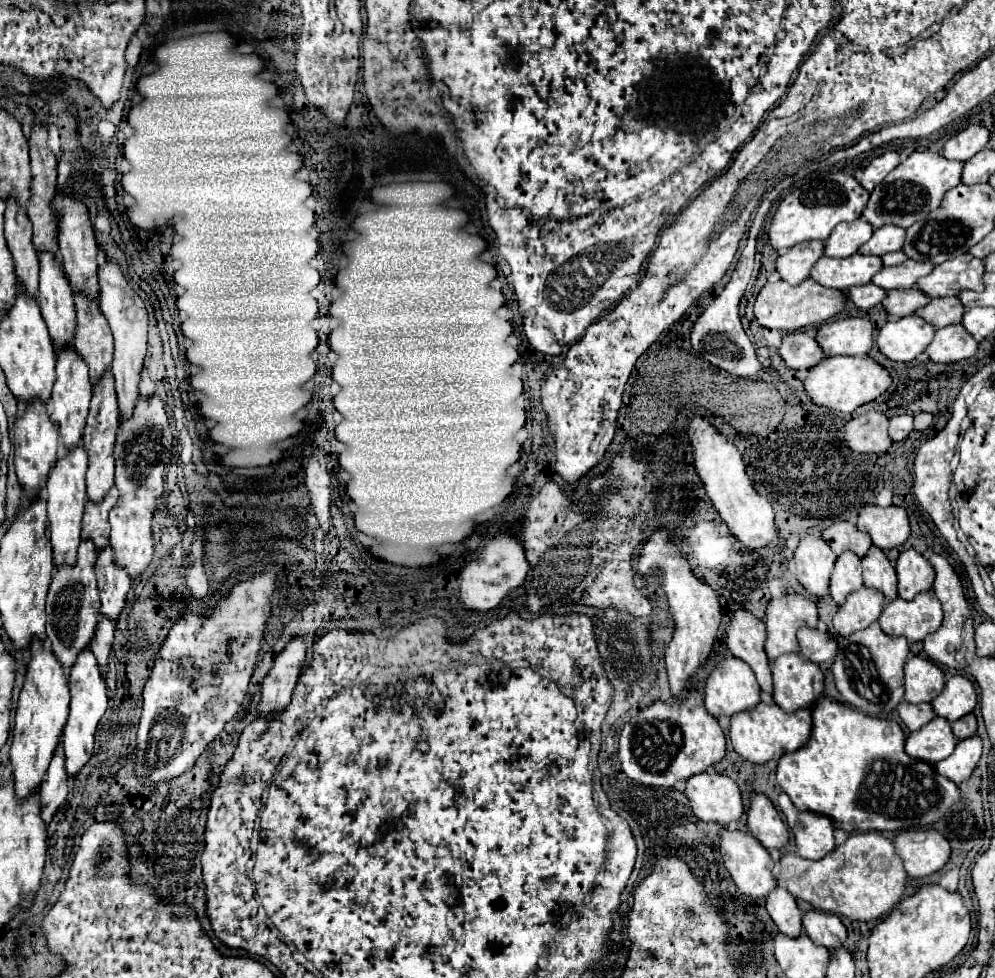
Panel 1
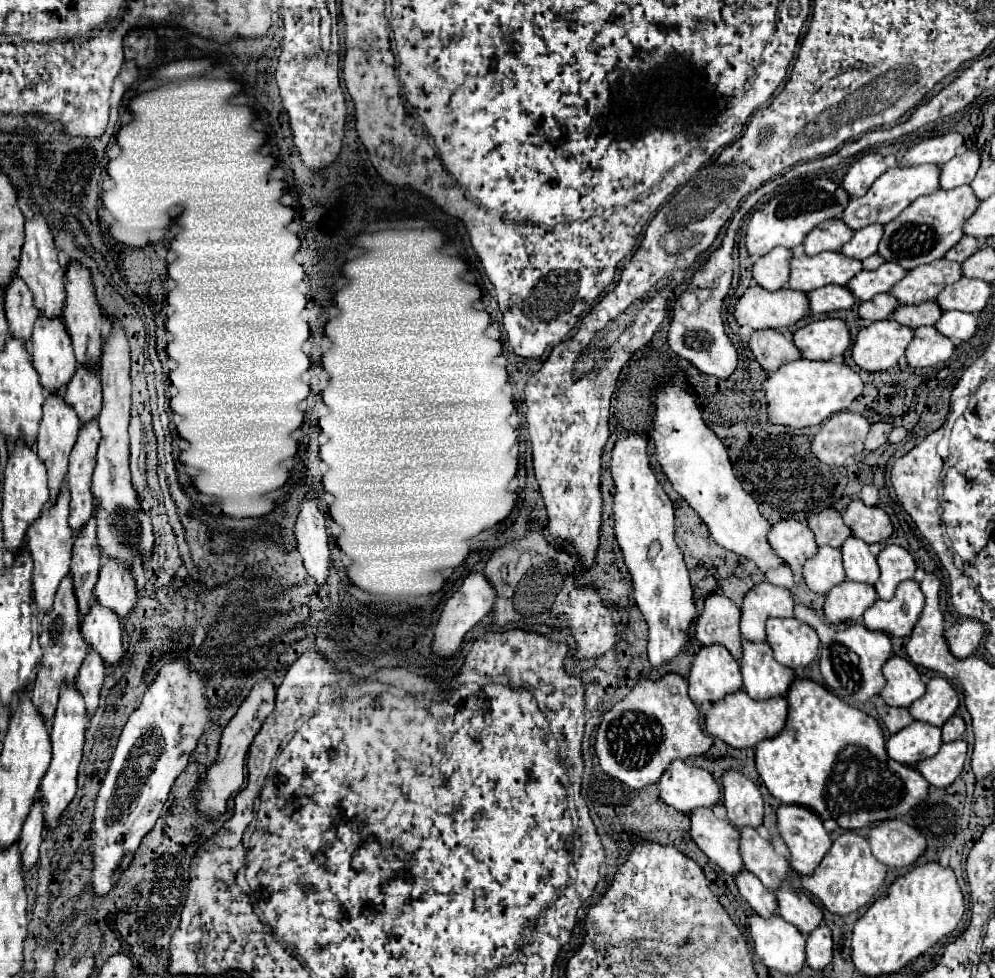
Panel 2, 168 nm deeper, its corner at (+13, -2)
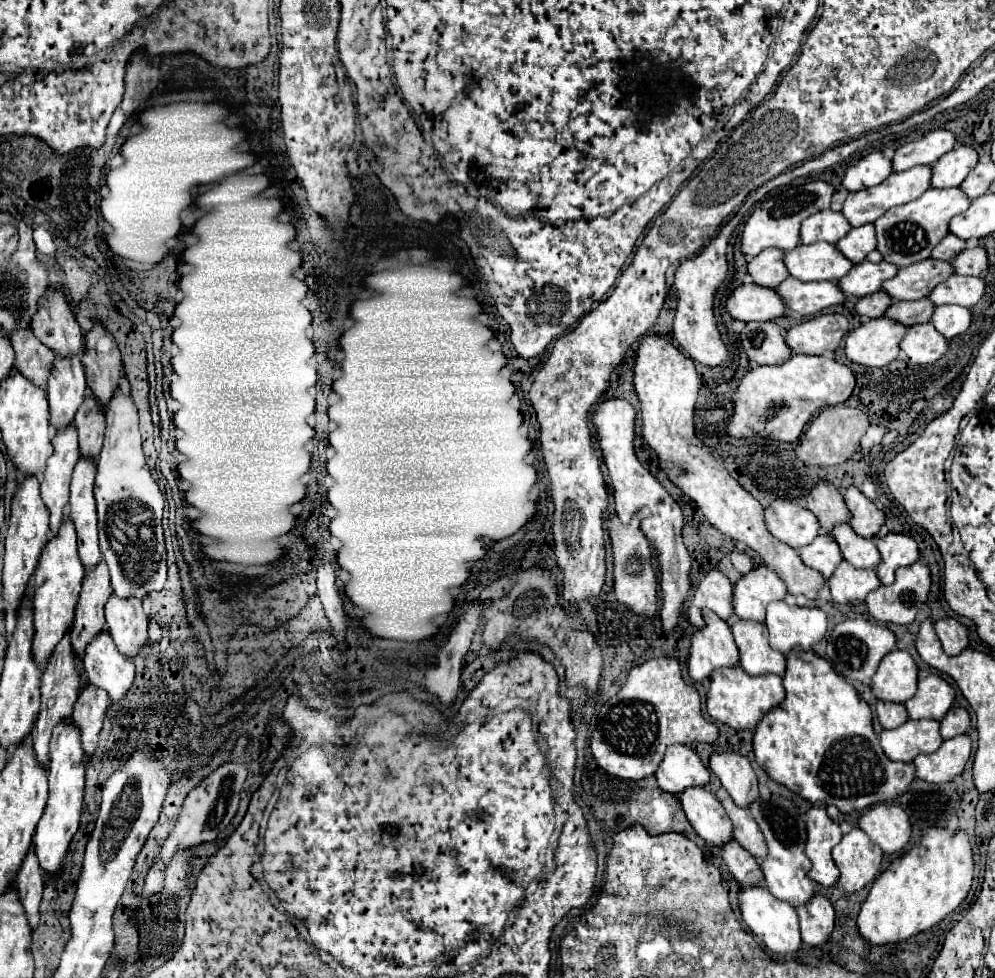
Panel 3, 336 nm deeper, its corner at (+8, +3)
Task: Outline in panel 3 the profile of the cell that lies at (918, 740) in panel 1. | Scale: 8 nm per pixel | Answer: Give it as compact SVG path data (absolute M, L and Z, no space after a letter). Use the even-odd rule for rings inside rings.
M908 719L896 729L882 731L878 737L888 759L910 763L916 755L932 753L940 747L942 737L938 733L938 727L940 727L938 721Z

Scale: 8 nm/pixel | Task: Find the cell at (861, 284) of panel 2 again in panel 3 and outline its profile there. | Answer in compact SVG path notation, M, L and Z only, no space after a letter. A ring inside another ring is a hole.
M886 261L880 263L858 263L850 269L850 273L846 273L842 279L838 279L838 287L842 293L846 295L854 295L854 297L866 297L874 291L880 289L880 285L894 277L898 271L898 267L892 267Z

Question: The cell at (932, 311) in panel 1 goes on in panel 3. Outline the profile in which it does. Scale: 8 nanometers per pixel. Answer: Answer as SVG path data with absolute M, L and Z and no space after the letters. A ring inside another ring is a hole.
M918 299L918 301L896 301L888 307L884 313L888 319L894 319L906 327L916 323L928 323L934 313L934 303L930 299Z

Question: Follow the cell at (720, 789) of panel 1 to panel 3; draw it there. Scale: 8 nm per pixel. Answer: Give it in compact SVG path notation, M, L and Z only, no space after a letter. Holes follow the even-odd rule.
M670 745L656 769L660 789L678 795L686 787L704 787L710 781L708 769L688 745Z

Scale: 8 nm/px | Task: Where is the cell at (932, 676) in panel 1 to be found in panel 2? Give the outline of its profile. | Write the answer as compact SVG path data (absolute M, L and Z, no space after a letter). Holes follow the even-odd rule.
M891 656L883 666L883 676L887 684L881 696L889 706L911 706L917 698L925 694L921 674L905 658Z

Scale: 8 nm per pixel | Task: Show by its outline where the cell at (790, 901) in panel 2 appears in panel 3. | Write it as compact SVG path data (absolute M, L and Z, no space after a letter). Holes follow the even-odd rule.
M770 795L768 801L758 797L754 803L748 807L750 815L758 823L764 841L768 845L768 855L762 859L760 867L764 873L764 883L772 895L778 899L784 899L788 903L794 903L794 907L800 907L808 903L810 895L814 893L812 879L808 877L810 859L804 853L806 845L806 813L802 813L796 805L794 799L784 797L784 795Z

